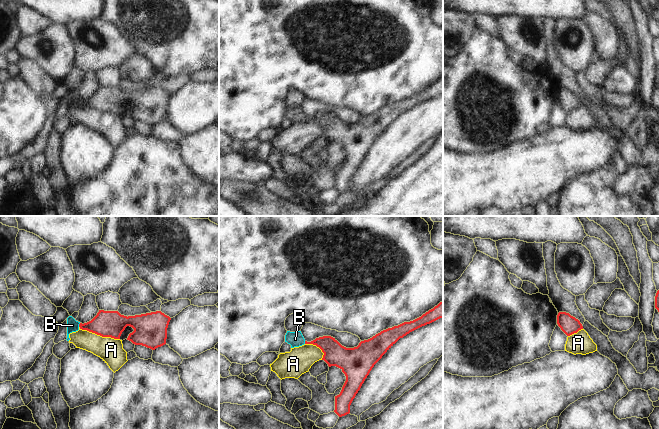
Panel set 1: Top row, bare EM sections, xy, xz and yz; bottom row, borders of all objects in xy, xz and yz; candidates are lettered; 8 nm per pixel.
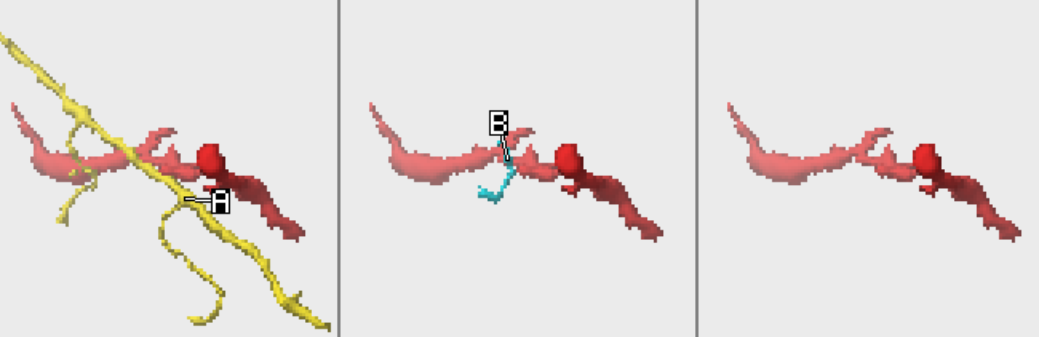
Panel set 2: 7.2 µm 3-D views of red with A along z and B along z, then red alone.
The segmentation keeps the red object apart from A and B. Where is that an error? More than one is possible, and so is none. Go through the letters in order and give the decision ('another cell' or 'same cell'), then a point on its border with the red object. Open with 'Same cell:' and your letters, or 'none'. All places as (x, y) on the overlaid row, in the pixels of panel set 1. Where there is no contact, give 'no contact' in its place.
Same cell: B
A: another cell; meets red in xy at (99, 334)
B: same cell; meets red in xy at (79, 325)

